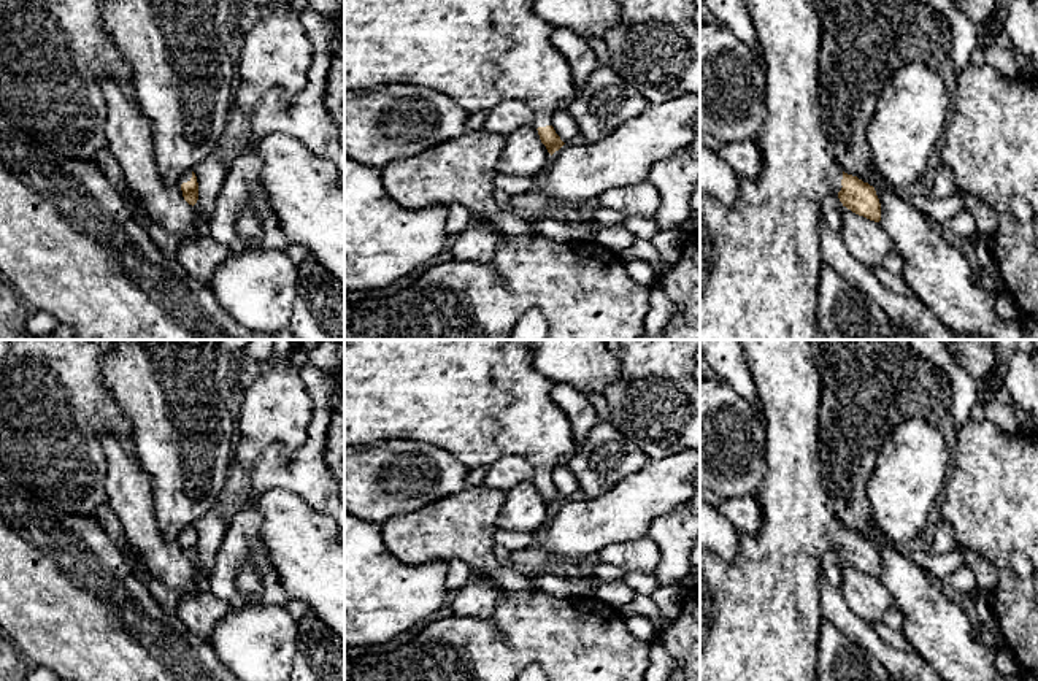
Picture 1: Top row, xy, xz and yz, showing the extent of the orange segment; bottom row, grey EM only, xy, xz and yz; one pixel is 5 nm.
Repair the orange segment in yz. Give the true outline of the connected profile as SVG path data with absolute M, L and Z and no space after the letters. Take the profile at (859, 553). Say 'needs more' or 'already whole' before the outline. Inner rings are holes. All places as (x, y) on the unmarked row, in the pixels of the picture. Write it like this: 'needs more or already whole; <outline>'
needs more; M738 340L765 422L767 473L755 497L763 522L755 535L740 535L732 562L700 544L700 681L817 681L817 638L822 630L822 557L836 549L843 562L870 576L881 576L876 546L857 532L844 529L824 489L819 457L819 411L822 373L811 340Z

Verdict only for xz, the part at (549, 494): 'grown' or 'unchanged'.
grown

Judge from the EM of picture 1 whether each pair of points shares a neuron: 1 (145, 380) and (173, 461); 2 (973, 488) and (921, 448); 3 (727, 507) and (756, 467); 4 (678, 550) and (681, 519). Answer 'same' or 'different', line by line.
1: same
2: different
3: different
4: same

